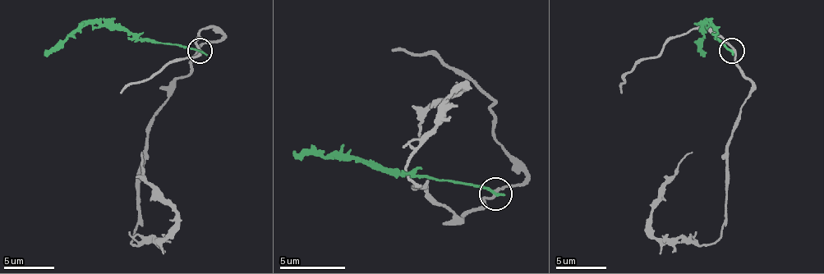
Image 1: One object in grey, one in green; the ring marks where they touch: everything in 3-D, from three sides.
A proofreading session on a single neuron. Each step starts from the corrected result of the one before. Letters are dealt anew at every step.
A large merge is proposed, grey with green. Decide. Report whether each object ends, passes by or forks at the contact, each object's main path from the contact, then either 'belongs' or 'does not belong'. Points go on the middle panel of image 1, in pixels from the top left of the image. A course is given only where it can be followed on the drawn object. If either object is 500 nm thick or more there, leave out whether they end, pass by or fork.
grey passes by; green ends; course grey (494, 194), (458, 221), (406, 171), (442, 102), (465, 89), (422, 119), (419, 142); course green (494, 194), (455, 181), (412, 178), (340, 158), (294, 152); does not belong

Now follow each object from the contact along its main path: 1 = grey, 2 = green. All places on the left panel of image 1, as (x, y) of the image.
1: (199, 50), (154, 118), (144, 148), (133, 244), (158, 242), (173, 224), (177, 209), (146, 179), (140, 151)
2: (199, 50), (168, 43), (135, 39), (121, 29), (80, 25), (44, 55)

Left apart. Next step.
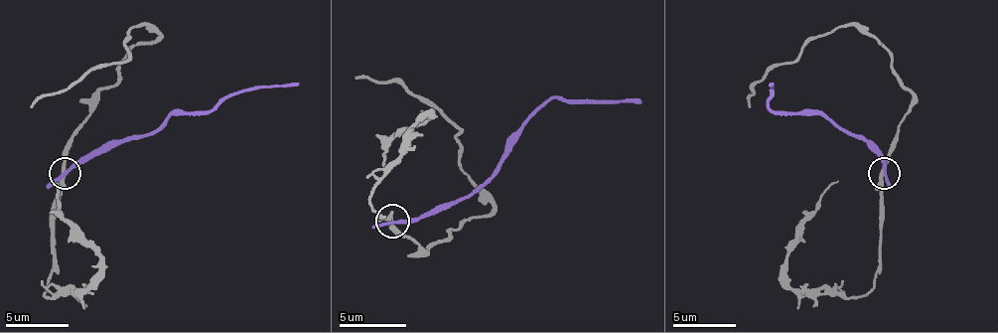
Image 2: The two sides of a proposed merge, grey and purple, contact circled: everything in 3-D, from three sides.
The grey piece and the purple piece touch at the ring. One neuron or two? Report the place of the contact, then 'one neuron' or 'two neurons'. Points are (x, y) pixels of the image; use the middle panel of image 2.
(392, 221) | two neurons

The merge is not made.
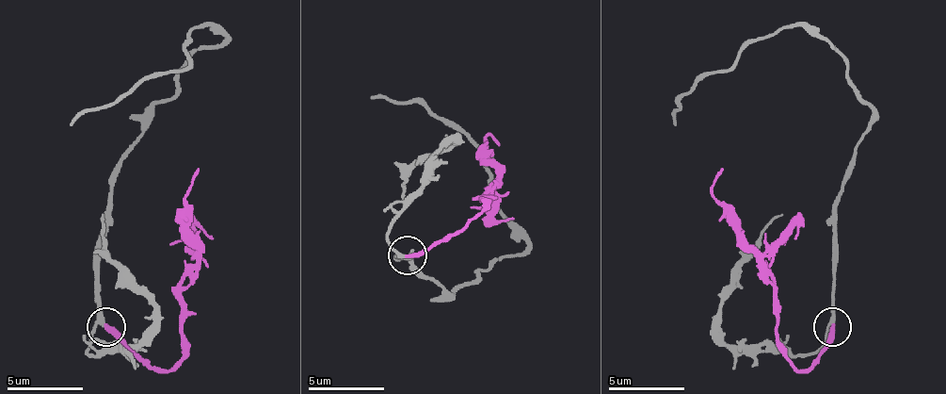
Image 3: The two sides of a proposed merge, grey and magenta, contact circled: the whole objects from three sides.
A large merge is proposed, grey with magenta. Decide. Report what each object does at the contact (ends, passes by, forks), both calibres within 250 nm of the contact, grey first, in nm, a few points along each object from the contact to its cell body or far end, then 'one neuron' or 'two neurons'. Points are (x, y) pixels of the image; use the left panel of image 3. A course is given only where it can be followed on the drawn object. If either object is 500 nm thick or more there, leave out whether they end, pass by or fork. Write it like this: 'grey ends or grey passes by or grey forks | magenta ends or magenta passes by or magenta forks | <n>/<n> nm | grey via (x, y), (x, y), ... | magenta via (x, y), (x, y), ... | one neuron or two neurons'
grey passes by | magenta ends | 220/320 nm | grey via (105, 328), (113, 174), (178, 71), (224, 37), (200, 25), (189, 63), (71, 124) | magenta via (105, 328), (124, 339), (155, 366), (167, 369), (182, 354), (182, 274), (197, 247), (185, 205), (197, 167) | one neuron

